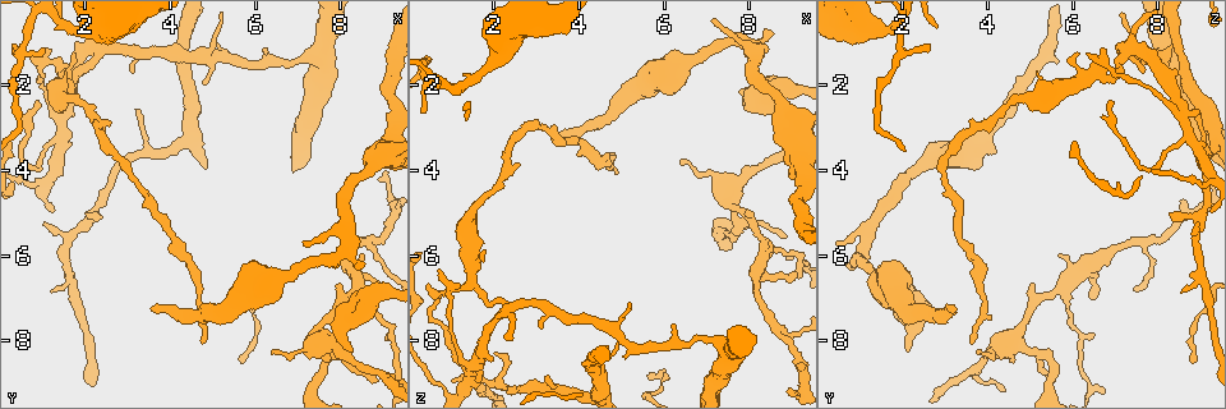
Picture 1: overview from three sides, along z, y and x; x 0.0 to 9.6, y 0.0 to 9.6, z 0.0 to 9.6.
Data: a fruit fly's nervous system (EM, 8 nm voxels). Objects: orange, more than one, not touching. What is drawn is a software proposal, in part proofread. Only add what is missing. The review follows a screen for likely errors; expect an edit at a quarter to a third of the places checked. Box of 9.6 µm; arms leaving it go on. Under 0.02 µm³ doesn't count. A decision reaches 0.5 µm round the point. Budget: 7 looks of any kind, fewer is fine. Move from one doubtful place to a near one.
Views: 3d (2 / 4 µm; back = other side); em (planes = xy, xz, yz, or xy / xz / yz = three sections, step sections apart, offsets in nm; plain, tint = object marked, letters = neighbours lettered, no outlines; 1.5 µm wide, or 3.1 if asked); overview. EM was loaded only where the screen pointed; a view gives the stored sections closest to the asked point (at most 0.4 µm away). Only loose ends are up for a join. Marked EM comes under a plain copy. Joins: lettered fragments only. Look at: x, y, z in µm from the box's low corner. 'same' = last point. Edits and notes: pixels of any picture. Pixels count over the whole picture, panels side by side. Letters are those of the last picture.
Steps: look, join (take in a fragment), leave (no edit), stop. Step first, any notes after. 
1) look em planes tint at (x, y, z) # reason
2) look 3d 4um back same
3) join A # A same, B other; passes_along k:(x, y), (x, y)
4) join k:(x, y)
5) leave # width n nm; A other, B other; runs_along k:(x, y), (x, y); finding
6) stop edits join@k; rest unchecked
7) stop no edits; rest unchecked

look 3d 2um at (1.70, 1.20, 6.15) # branch stops here

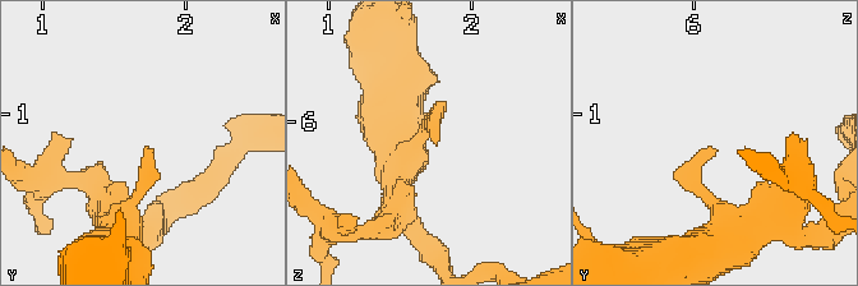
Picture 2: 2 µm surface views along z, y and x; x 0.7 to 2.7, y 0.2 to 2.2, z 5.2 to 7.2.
look em planes letters at (1.74, 1.24, 6.12) # shape alone is not enough

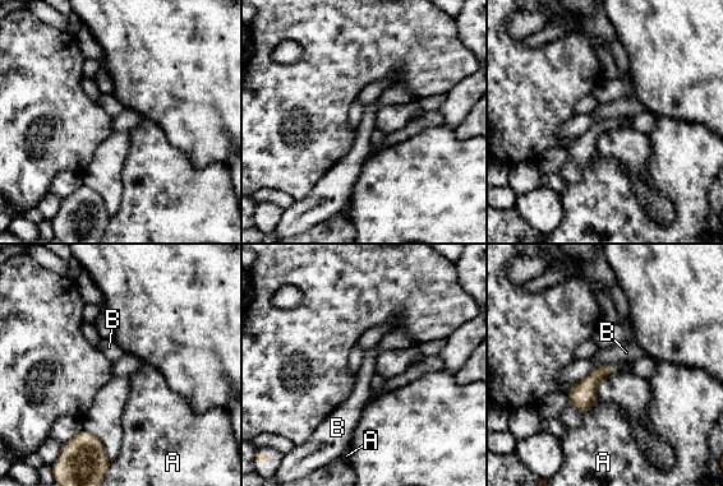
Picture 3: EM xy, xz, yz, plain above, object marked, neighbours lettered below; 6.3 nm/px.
leave # A other, B other; border 3:(598, 364), (613, 364), (616, 366); none of them fits

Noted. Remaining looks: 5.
look em xz step 8 tint at (2.10, 5.00, 8.35)

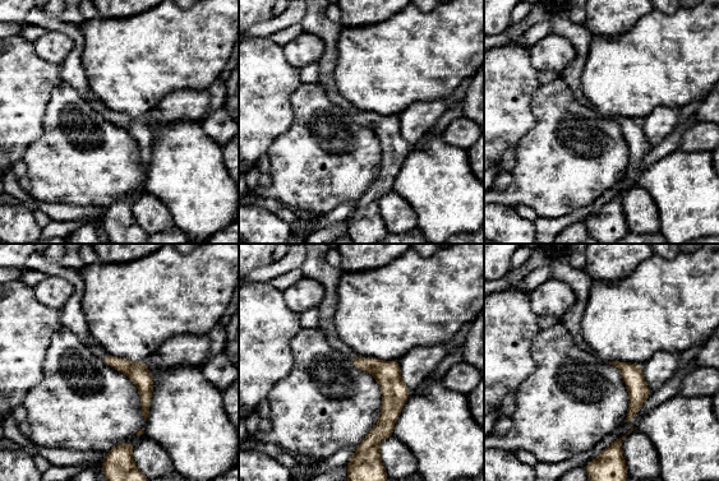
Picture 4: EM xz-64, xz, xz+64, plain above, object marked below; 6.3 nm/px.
look em xz step 8 letters same # see the neighbours

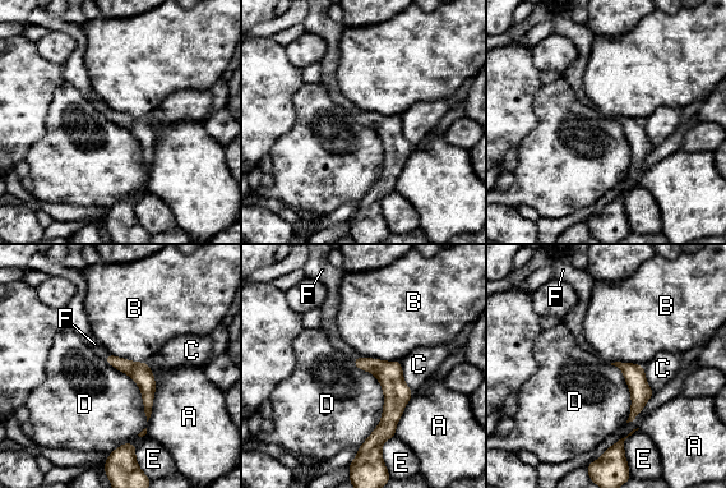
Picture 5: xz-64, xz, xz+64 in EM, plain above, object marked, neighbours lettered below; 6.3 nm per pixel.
join F # longest_contact D 550 nm; A other, B other, C other, D other, E other, F same; passes_along 5:(389, 374), (356, 358), (331, 330); it goes on there

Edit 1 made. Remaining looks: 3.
look overview

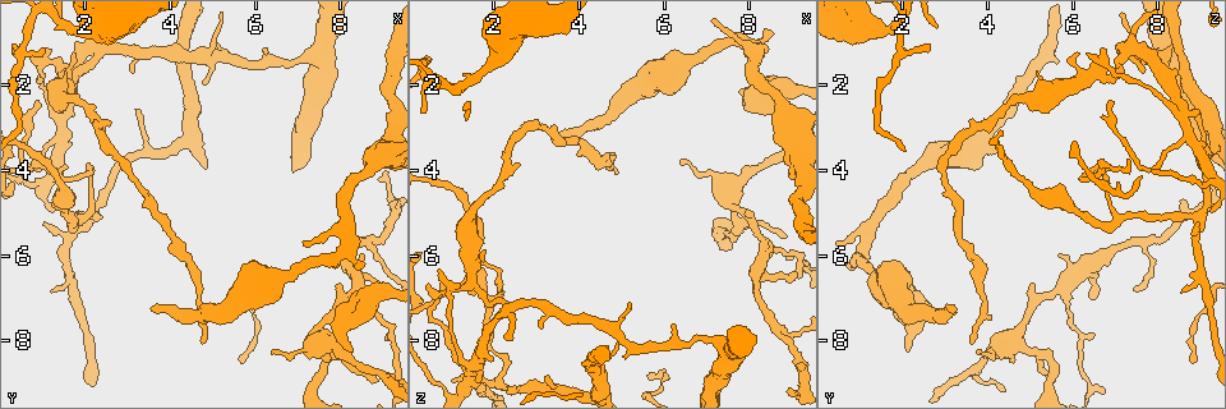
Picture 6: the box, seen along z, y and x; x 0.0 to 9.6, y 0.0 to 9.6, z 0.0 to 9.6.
look 3d 4um at (3.60, 7.25, 3.20) # free end

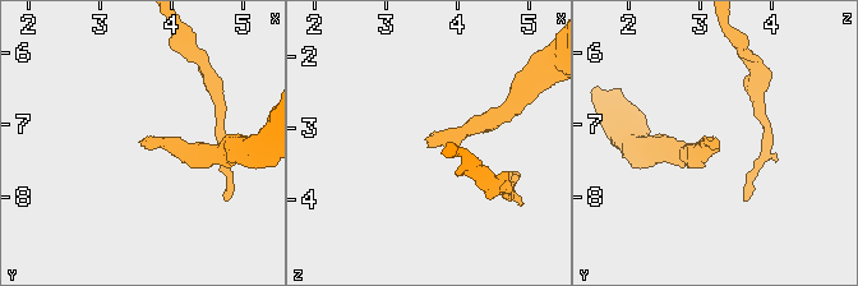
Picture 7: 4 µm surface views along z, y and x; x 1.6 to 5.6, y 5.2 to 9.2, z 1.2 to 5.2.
look em planes letters at (3.60, 7.25, 3.25)

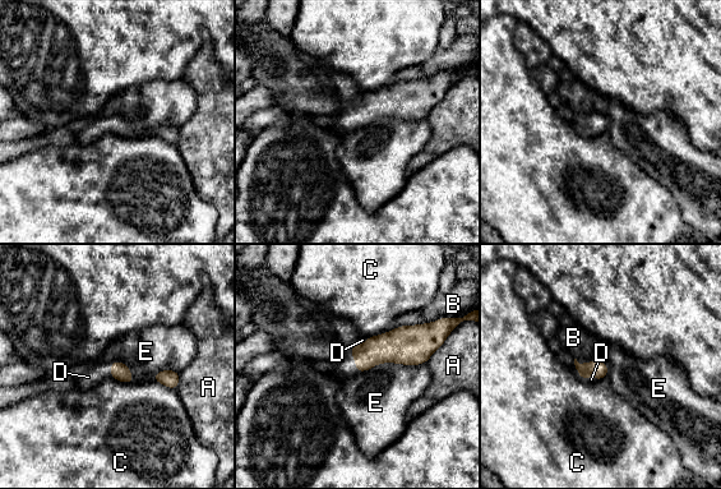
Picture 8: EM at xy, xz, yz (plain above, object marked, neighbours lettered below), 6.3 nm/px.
join D # A other, B other, C other, D same, E other; passes_along 8:(120, 372), (111, 368), (88, 377); the neuron continues

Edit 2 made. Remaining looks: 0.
stop edits join@5, join@8; rest unchecked

